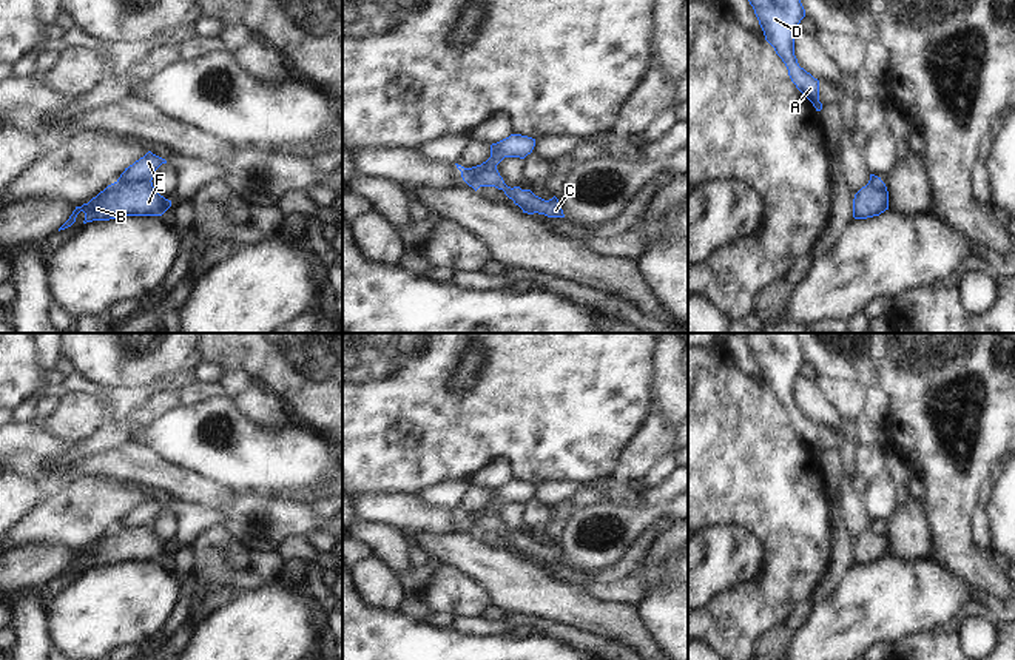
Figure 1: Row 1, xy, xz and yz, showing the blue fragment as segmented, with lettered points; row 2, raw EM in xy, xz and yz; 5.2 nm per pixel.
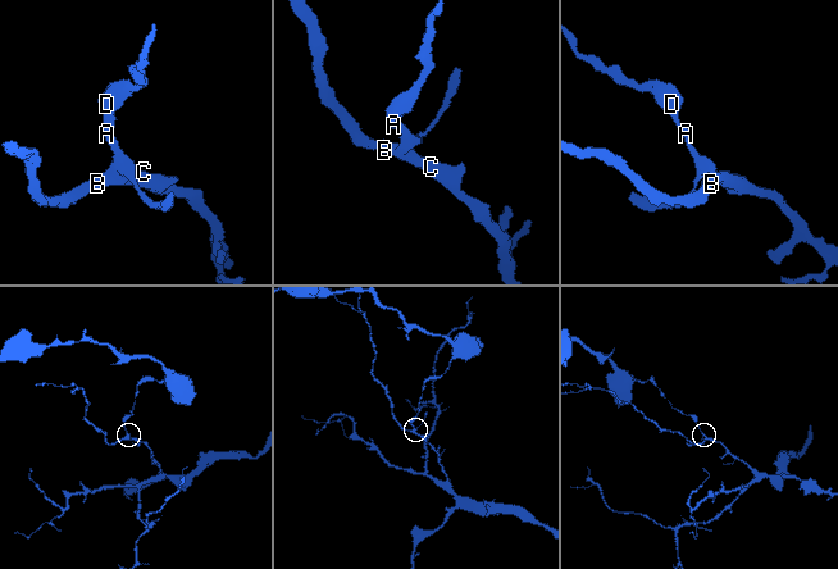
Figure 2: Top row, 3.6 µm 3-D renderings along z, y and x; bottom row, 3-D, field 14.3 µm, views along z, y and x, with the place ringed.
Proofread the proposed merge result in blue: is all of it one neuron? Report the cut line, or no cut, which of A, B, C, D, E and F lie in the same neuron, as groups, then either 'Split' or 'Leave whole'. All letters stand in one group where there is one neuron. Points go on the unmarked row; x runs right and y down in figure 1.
Split along xy (150, 525), (118, 528). Groups: A D E / B C F. Split

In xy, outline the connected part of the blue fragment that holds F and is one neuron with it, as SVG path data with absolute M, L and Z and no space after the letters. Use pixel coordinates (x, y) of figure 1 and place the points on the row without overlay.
M151 526L114 527L88 549L76 552L59 577L71 572L80 557L85 558L83 569L86 569L93 566L119 564L122 561L162 561L170 552L171 546L160 541Z

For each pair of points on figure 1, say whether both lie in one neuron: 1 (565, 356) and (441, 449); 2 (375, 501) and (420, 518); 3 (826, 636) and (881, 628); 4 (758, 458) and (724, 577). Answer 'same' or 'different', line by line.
1: same
2: same
3: same
4: different

